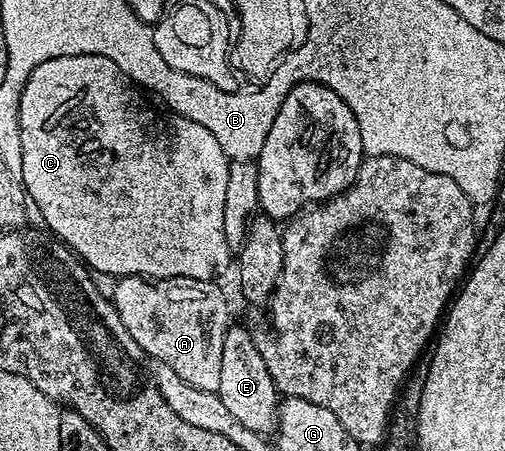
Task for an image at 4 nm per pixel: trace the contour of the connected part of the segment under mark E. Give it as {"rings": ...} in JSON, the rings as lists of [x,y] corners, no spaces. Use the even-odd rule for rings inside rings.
{"rings":[[[244,331],[241,335],[229,333],[226,341],[222,341],[222,369],[216,394],[222,397],[226,409],[230,409],[230,414],[238,417],[246,429],[268,433],[275,428],[278,392],[270,377],[270,369],[266,369],[266,361],[262,361],[253,332]]]}

